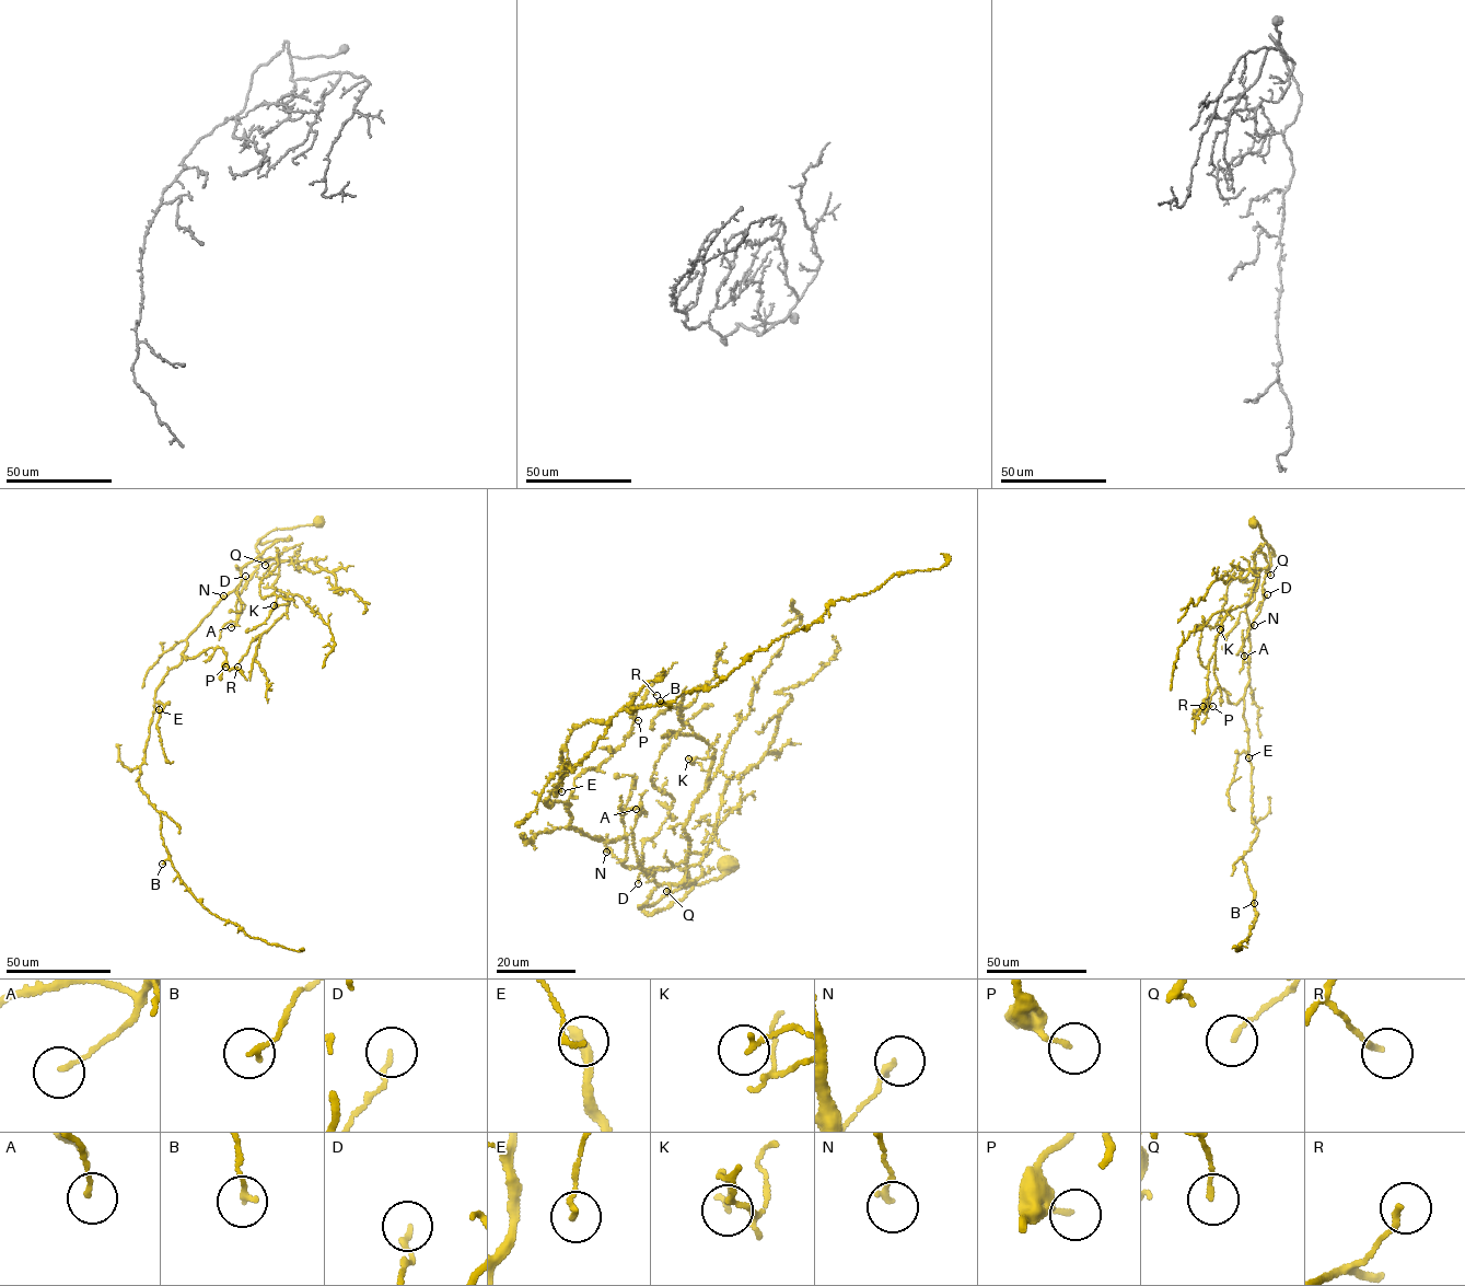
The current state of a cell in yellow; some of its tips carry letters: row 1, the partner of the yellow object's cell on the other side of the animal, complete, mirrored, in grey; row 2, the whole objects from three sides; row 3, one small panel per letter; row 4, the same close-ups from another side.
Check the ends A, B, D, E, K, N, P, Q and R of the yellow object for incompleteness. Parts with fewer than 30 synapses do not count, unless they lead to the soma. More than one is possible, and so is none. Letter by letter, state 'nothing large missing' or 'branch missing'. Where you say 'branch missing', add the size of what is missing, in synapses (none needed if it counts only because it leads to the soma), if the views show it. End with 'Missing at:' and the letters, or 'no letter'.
A: nothing large missing
B: nothing large missing
D: nothing large missing
E: nothing large missing
K: nothing large missing
N: nothing large missing
P: nothing large missing
Q: nothing large missing
R: nothing large missing
Missing at: no letter

